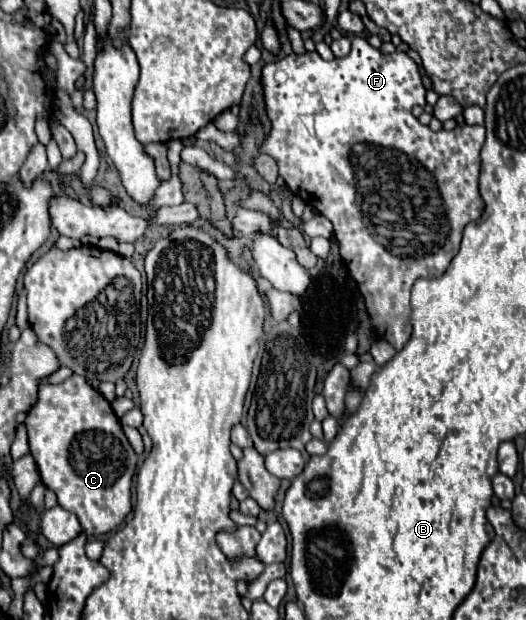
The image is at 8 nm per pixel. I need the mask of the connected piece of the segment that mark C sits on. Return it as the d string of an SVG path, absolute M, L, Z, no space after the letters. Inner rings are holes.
M74 374L62 384L42 384L38 388L38 400L26 416L26 426L30 454L38 466L42 484L56 492L58 504L78 516L88 536L102 536L116 530L132 510L132 476L136 472L138 456L124 436L110 402L104 400L104 396L92 388L86 378Z

